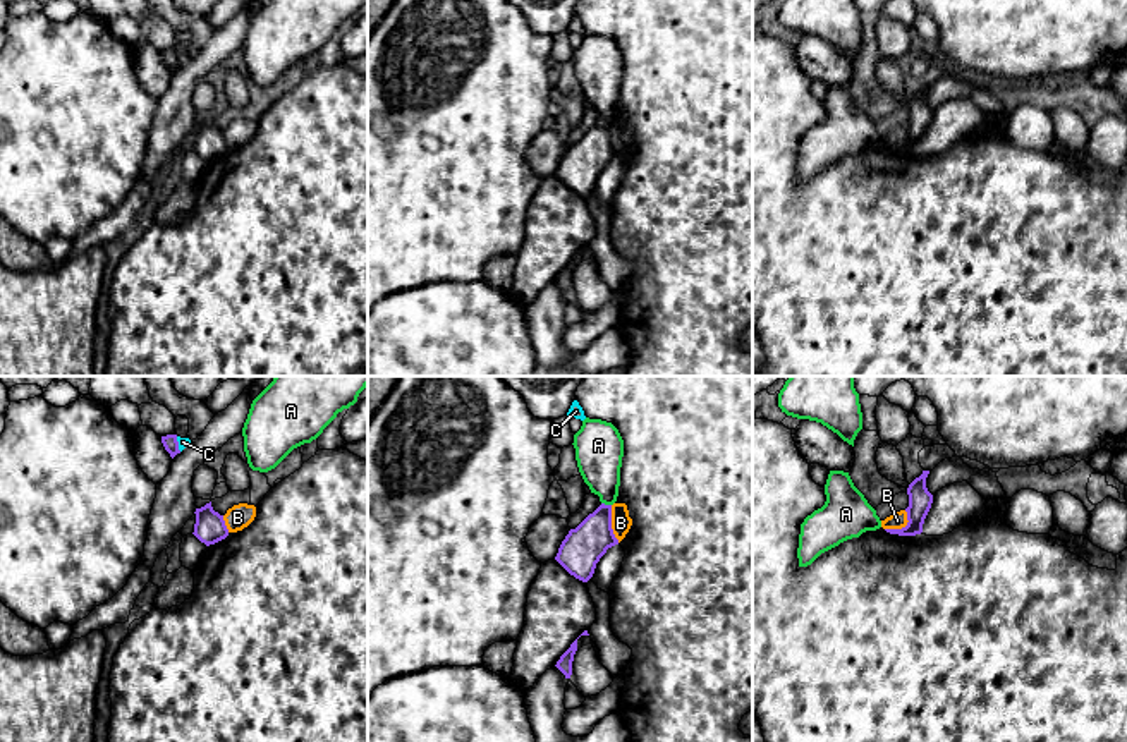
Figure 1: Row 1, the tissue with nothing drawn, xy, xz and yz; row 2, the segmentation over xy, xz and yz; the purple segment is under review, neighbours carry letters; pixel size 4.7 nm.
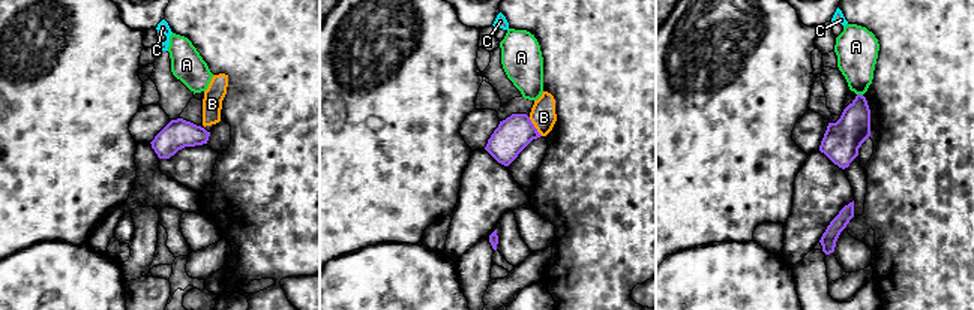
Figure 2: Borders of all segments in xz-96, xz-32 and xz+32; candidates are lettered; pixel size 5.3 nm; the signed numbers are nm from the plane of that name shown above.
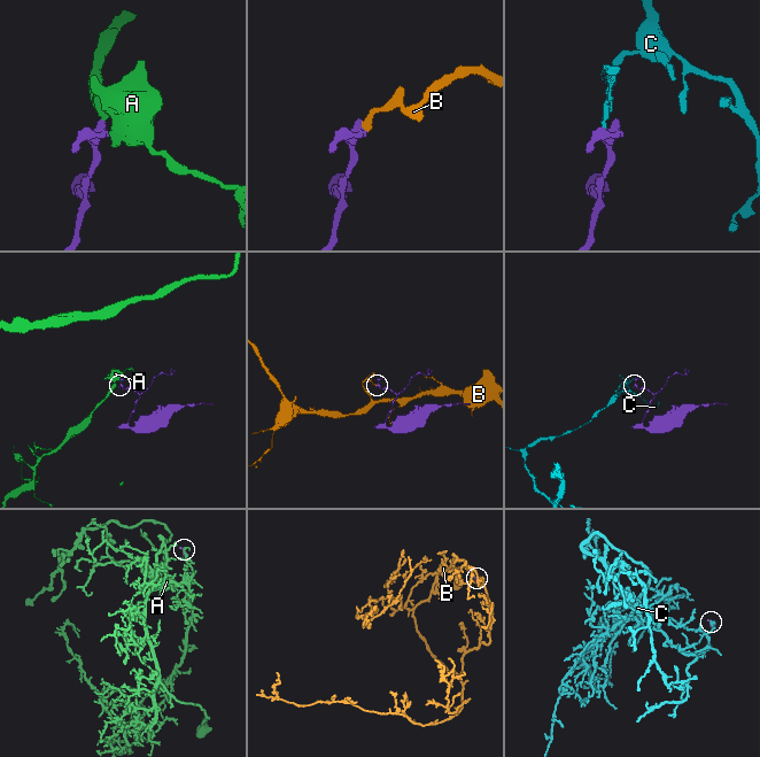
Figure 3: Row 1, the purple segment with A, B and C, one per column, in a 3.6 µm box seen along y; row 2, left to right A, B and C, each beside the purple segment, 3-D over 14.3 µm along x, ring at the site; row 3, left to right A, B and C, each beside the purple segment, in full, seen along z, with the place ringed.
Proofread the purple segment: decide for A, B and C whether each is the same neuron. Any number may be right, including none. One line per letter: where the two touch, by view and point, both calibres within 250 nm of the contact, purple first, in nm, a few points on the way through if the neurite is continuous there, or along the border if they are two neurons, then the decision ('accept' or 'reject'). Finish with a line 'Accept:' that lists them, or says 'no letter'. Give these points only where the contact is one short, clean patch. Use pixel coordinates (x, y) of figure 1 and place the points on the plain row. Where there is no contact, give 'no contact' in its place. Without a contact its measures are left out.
A: contact xz (607, 121); calibres 190 and 220 nm; border xz (602, 117), (610, 121); reject
B: contact xz (610, 139); calibres 190 and 100 nm; border xz (610, 121), (610, 143), (619, 157); reject
C: contact xy (177, 59); calibres 70 and 50 nm; border xy (176, 52), (181, 66); reject
Accept: no letter

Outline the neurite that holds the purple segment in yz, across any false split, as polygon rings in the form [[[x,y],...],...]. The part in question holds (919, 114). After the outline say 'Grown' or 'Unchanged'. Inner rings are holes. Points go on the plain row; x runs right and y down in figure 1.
[[[923,86],[919,93],[916,93],[909,103],[909,122],[905,124],[907,127],[907,141],[902,144],[885,144],[890,149],[899,149],[899,151],[916,151],[923,148],[923,139],[924,134],[931,124],[933,119],[933,110],[926,103],[926,93],[929,86]]]. Unchanged

